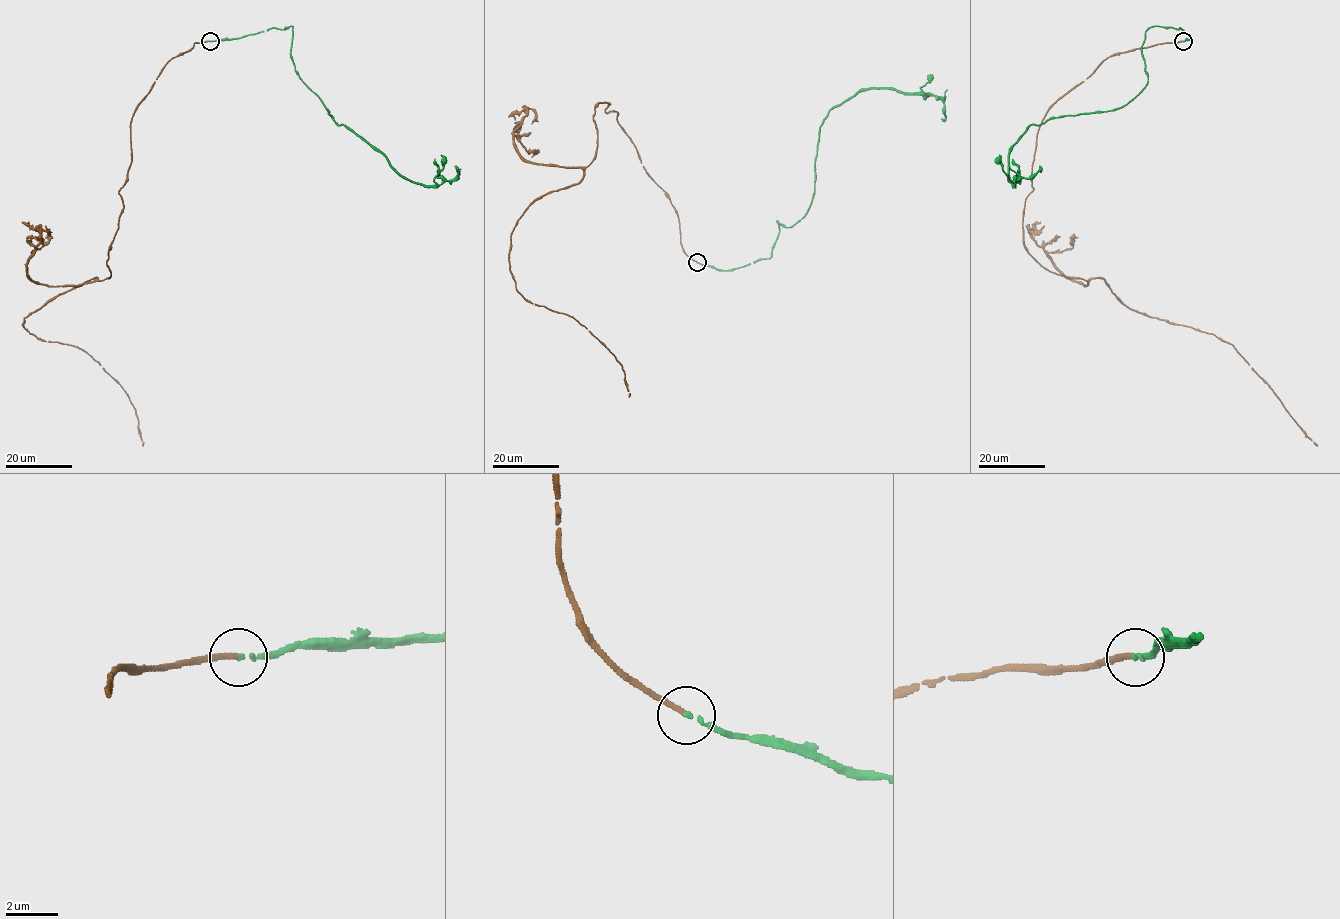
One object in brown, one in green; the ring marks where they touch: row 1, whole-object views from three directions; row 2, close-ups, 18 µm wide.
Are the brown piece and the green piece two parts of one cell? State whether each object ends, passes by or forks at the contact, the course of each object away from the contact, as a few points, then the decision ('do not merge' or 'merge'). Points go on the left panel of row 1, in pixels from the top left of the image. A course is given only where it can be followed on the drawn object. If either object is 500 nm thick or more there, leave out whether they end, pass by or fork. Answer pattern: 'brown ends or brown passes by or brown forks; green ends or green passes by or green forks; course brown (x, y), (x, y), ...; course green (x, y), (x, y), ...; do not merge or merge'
brown ends; green ends; course brown (210, 41), (174, 57), (135, 110), (111, 276), (24, 318), (121, 385), (142, 446); course green (210, 41), (293, 27), (294, 71), (338, 125), (352, 129), (416, 182), (452, 181), (458, 172), (454, 165); merge

